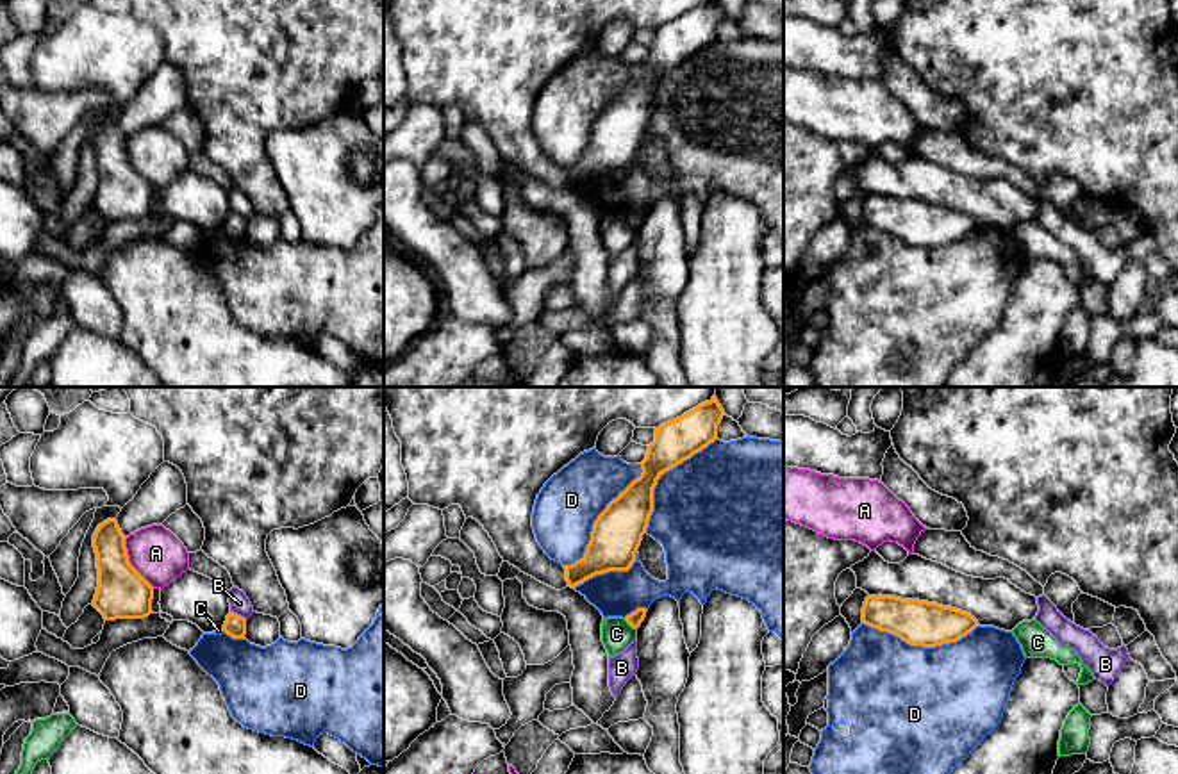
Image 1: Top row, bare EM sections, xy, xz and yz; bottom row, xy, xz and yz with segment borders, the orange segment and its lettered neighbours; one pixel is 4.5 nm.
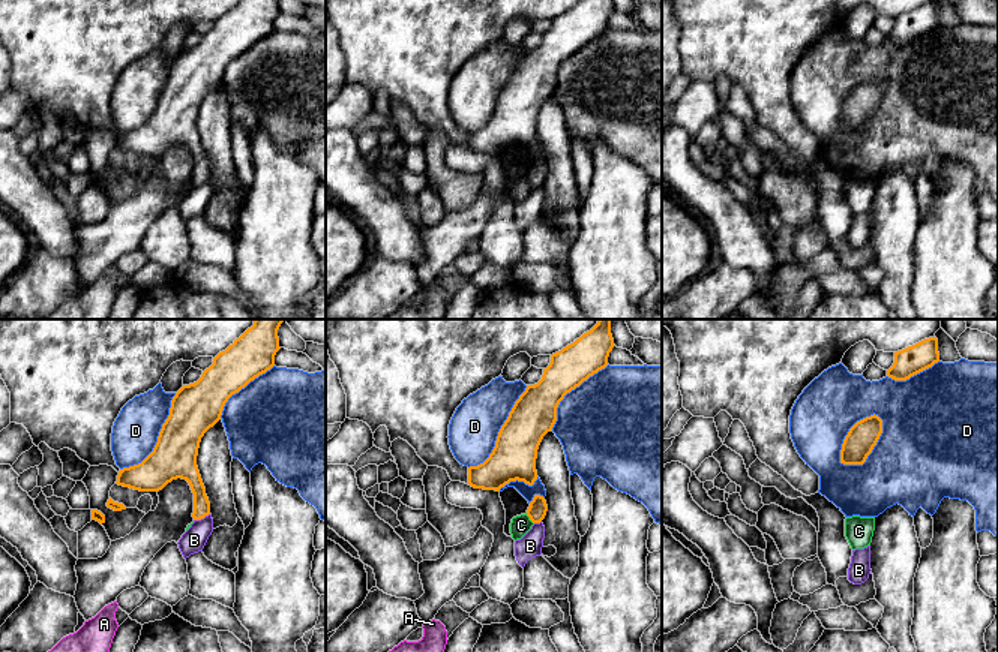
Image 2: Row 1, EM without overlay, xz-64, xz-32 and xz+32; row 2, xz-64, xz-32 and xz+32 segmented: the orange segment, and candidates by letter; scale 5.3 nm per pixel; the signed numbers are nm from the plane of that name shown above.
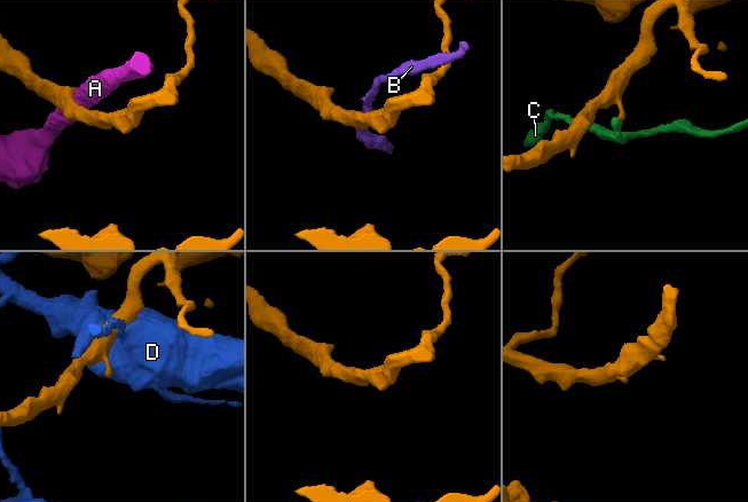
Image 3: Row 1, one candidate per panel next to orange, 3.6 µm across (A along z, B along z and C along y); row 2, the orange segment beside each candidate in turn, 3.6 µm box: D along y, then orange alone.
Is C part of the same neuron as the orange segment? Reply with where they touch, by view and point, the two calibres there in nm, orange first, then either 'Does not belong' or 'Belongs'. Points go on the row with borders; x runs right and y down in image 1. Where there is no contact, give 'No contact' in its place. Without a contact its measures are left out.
Touches orange at xz (630, 625). Thickness 70 nm (orange) against 140 nm. Does not belong

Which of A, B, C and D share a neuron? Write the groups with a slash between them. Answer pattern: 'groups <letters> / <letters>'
groups A / B / C / D

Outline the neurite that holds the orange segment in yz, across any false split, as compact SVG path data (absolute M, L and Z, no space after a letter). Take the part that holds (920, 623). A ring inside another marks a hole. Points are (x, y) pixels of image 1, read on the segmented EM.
M882 594L866 597L862 622L923 647L957 642L980 626L971 613L951 606Z

